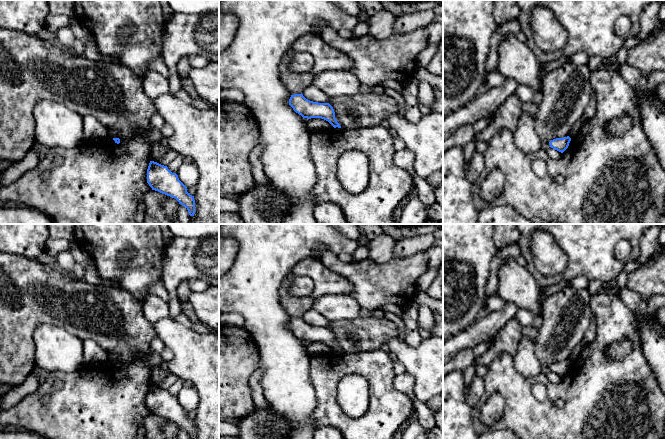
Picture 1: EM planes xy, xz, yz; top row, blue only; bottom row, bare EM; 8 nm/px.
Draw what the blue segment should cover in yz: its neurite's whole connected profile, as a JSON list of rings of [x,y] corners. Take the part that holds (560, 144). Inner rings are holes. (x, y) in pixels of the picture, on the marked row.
[[[569,136],[563,138],[556,138],[549,142],[551,148],[563,153],[569,146],[571,138]]]

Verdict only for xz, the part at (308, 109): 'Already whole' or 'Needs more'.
Already whole

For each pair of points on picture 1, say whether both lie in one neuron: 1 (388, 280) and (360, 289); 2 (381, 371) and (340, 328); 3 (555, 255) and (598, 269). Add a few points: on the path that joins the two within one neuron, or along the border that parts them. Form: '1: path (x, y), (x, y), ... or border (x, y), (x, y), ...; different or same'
1: path (381, 283), (371, 289), (367, 289); same
2: border (381, 349), (343, 353); different
3: border (553, 239), (566, 255), (566, 267), (550, 276); different

